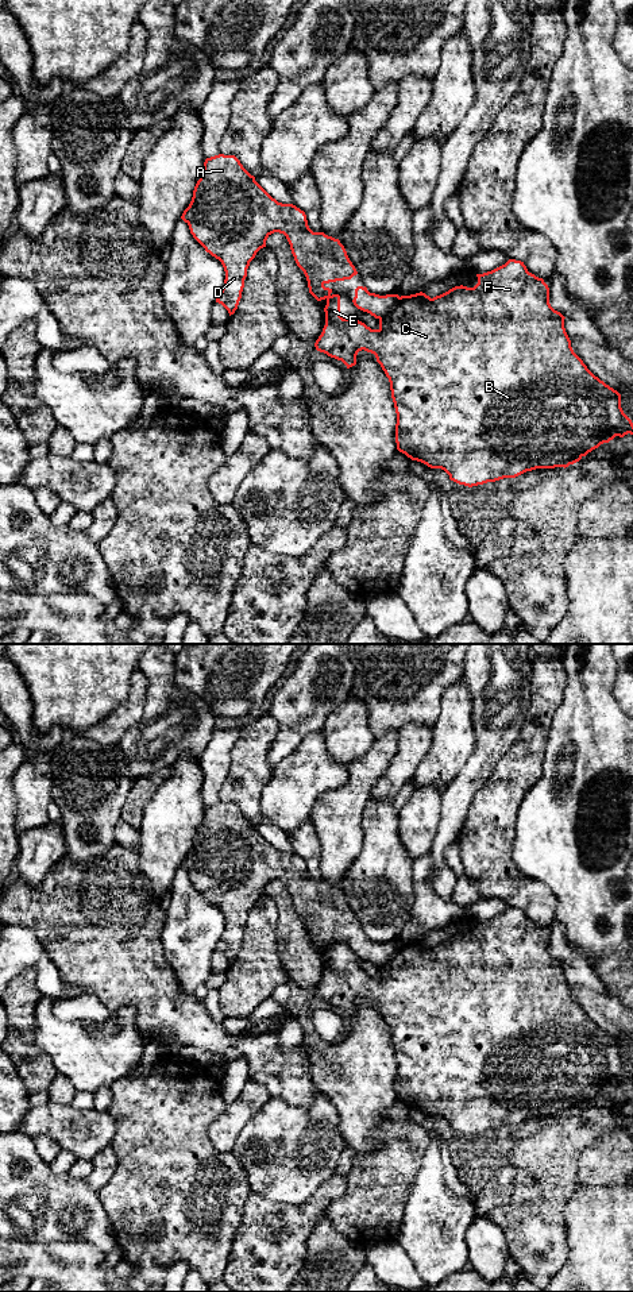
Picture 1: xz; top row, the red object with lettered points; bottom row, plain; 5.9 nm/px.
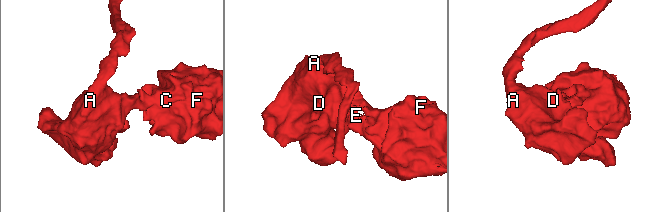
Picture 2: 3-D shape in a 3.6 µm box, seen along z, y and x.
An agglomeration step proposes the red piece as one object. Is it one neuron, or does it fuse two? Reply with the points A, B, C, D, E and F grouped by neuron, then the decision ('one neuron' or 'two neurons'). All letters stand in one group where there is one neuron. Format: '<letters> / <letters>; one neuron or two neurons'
A D / B C E F; two neurons

